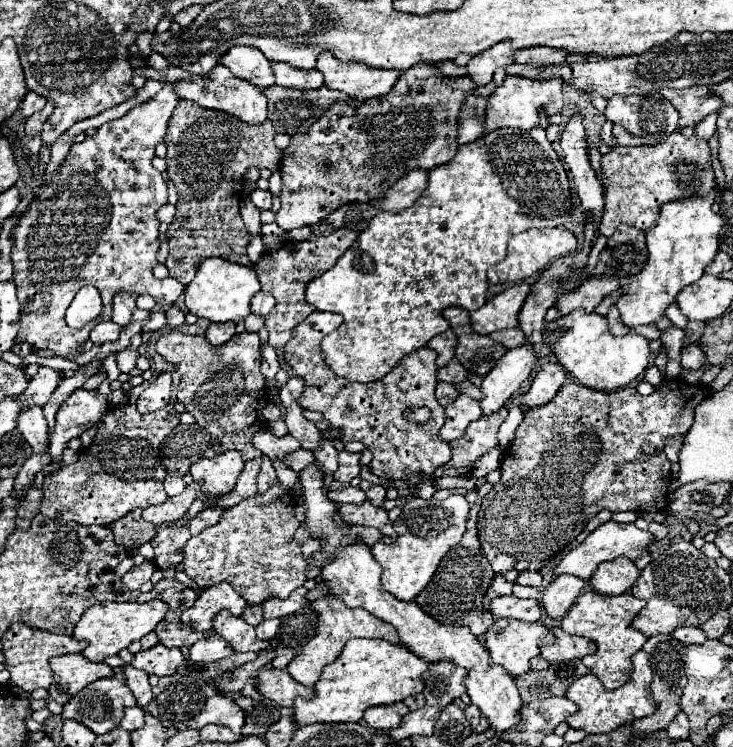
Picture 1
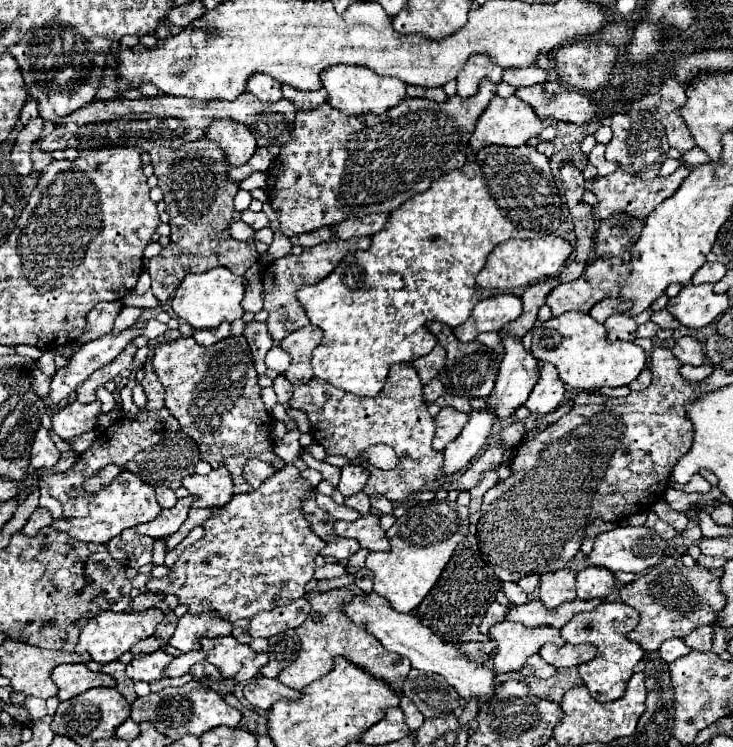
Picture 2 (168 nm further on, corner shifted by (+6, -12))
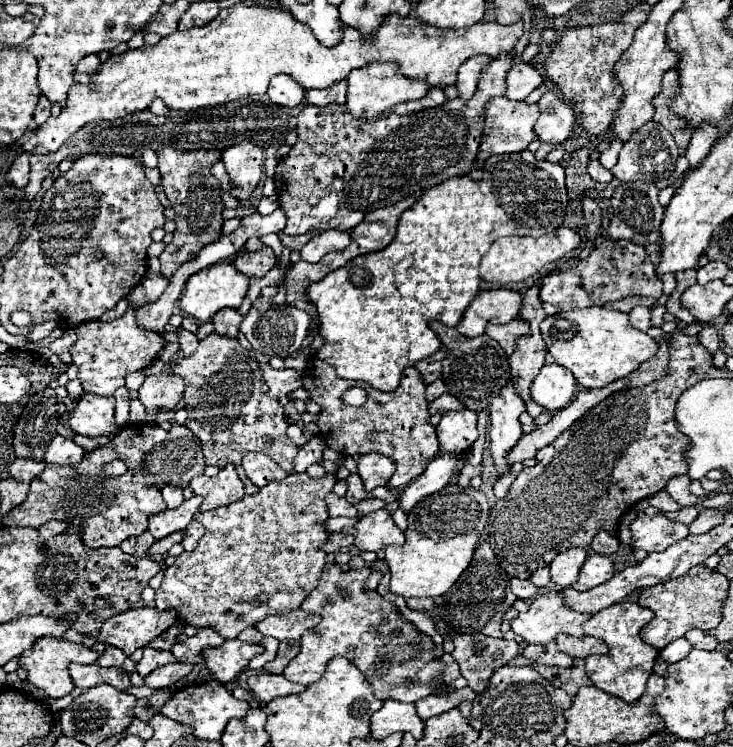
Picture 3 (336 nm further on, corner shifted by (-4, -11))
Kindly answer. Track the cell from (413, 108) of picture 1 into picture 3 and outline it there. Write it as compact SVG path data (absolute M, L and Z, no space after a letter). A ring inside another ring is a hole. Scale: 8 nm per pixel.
M501 55L481 71L477 91L469 101L457 97L455 101L419 111L415 115L389 113L387 117L371 121L351 117L345 105L305 105L297 115L297 143L291 147L289 155L279 161L277 173L273 177L279 205L287 215L287 227L283 233L303 235L313 229L353 229L365 219L369 211L395 205L405 197L431 189L451 177L467 175L473 169L473 161L479 151L485 123L485 105L491 97L503 95L503 91L507 91L505 77L509 69L511 55Z

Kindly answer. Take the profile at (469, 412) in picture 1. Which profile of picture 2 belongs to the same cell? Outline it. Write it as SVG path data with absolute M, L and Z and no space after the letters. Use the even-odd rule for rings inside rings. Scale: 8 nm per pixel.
M449 406L441 408L439 414L435 416L437 430L435 430L435 438L433 438L433 448L437 452L441 452L449 442L453 442L461 434L467 420L469 420L469 414L461 414Z

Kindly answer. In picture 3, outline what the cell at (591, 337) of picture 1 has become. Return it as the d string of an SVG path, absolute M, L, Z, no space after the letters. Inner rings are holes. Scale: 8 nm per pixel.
M605 307L561 311L545 317L541 323L541 335L555 363L569 369L585 389L603 389L605 385L631 375L641 363L649 361L659 347L647 333L631 327L625 313Z

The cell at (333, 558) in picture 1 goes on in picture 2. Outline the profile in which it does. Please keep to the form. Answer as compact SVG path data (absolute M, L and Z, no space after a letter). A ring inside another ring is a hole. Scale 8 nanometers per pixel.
M373 594L367 596L355 596L351 604L345 606L345 614L355 622L367 626L367 632L371 632L387 650L397 652L399 656L405 656L411 660L411 666L423 672L435 672L441 674L465 700L471 700L471 696L477 696L479 700L489 700L495 690L495 674L487 666L471 662L467 656L463 656L453 644L441 642L429 628L425 628L417 618L409 614L399 614L391 608L391 604Z

